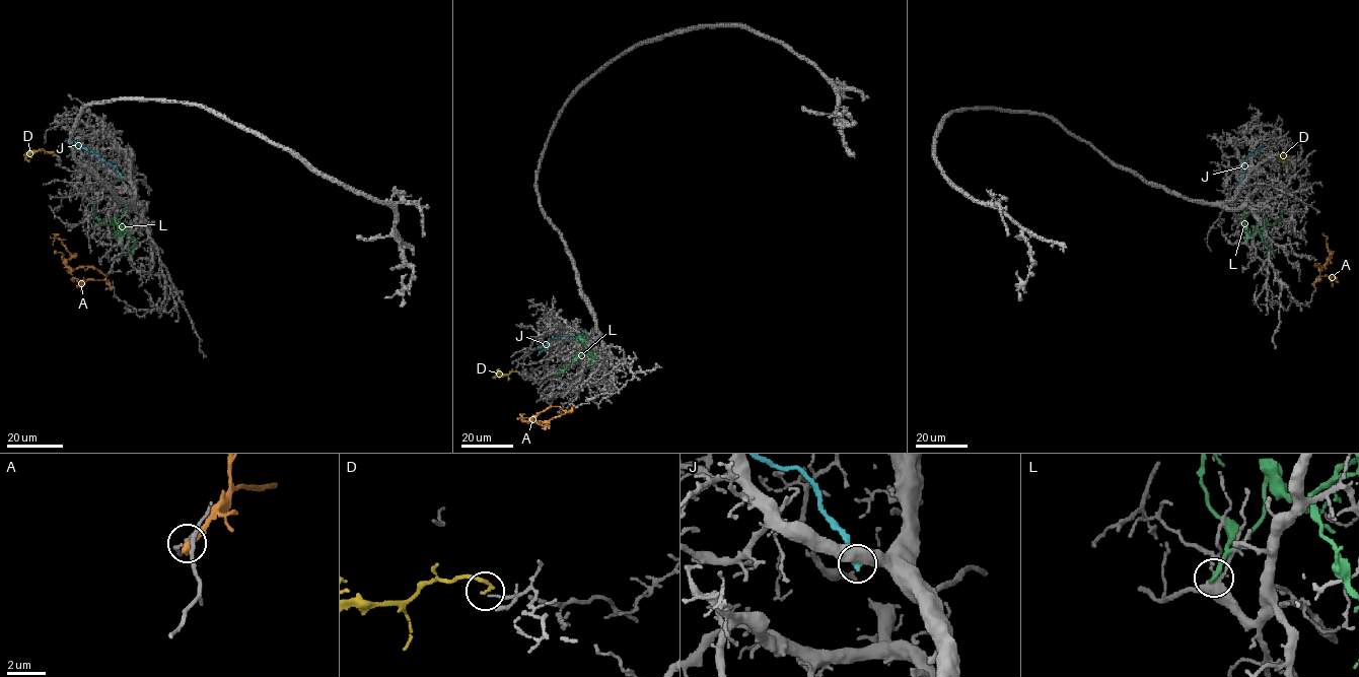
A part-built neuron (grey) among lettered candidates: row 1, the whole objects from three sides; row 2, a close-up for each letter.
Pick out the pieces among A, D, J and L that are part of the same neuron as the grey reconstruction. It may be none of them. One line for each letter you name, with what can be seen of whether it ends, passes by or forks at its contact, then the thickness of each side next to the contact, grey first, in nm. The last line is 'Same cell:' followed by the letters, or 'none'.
Same cell: none

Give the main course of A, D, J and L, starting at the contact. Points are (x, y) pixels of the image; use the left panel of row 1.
A: (111, 287), (105, 277), (92, 267), (73, 270), (66, 266), (70, 254), (54, 234), (58, 234)
D: (52, 151), (30, 151), (25, 158), (28, 160)
J: (122, 179), (114, 165), (72, 139)
L: (122, 243), (121, 231), (126, 231), (99, 219), (93, 207), (96, 205)

